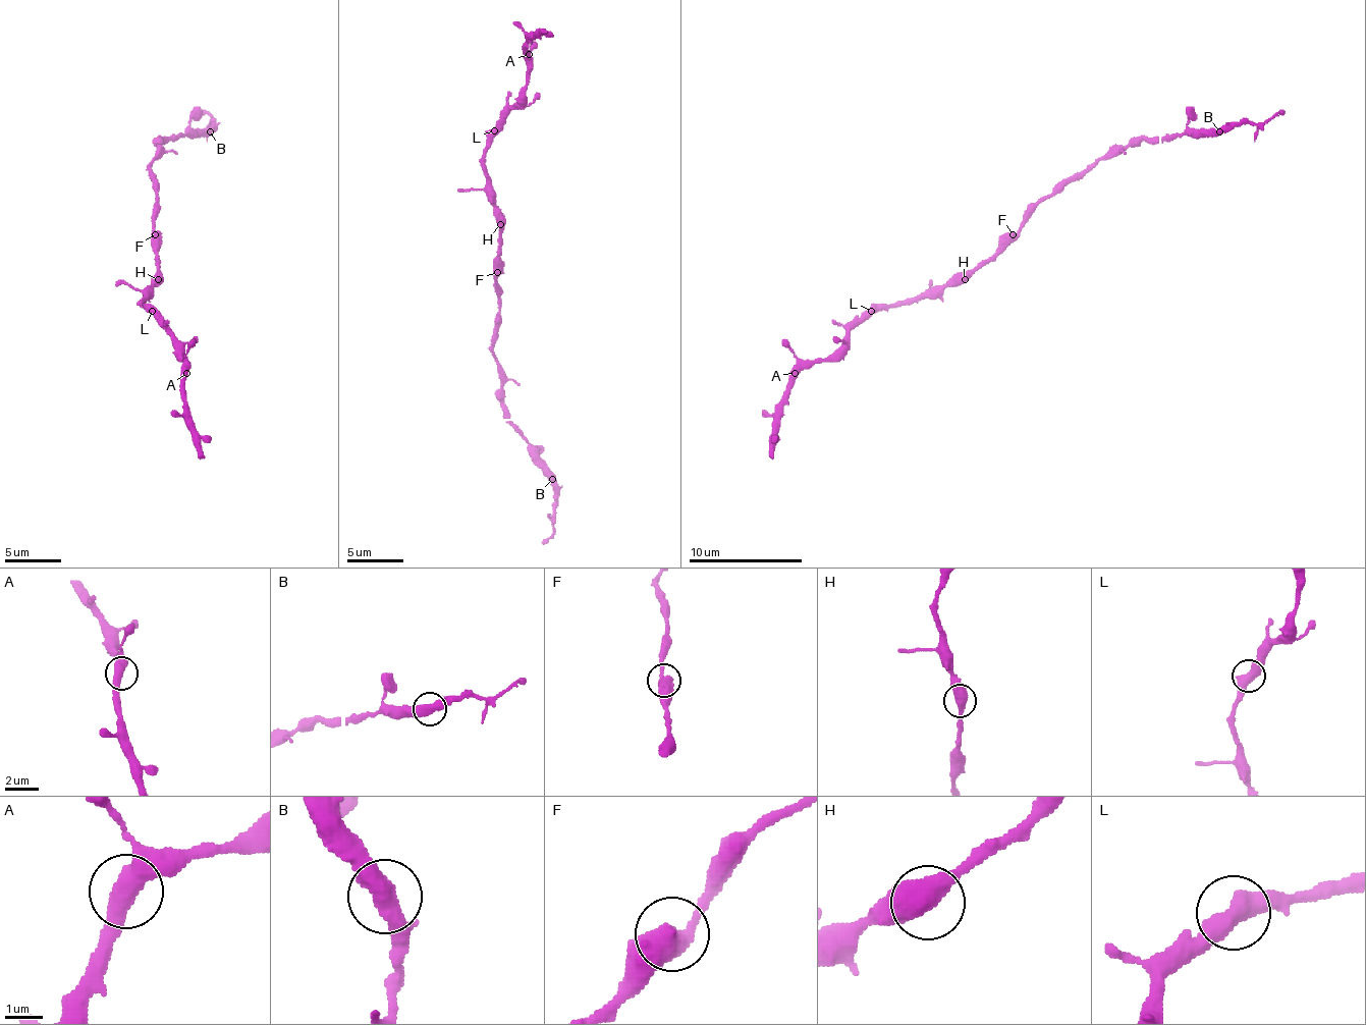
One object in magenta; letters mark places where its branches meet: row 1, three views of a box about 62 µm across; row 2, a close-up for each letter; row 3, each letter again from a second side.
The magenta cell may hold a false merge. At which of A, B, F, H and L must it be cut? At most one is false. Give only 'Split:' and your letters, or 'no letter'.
Split: no letter

